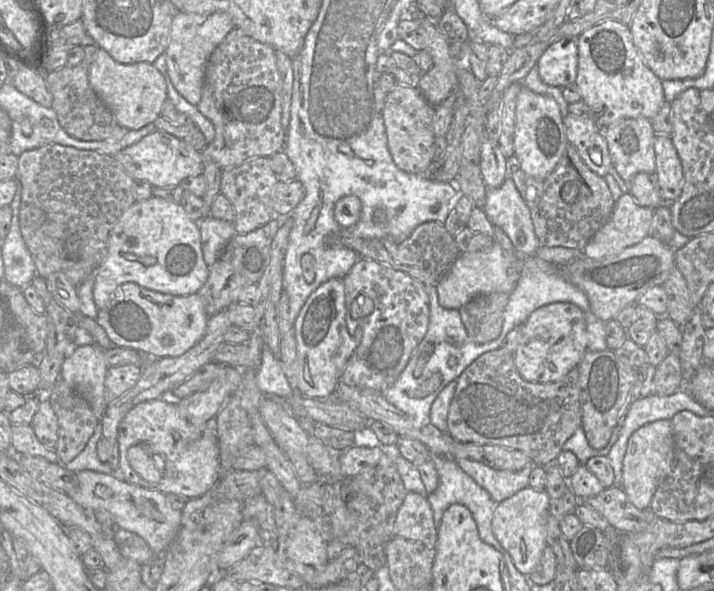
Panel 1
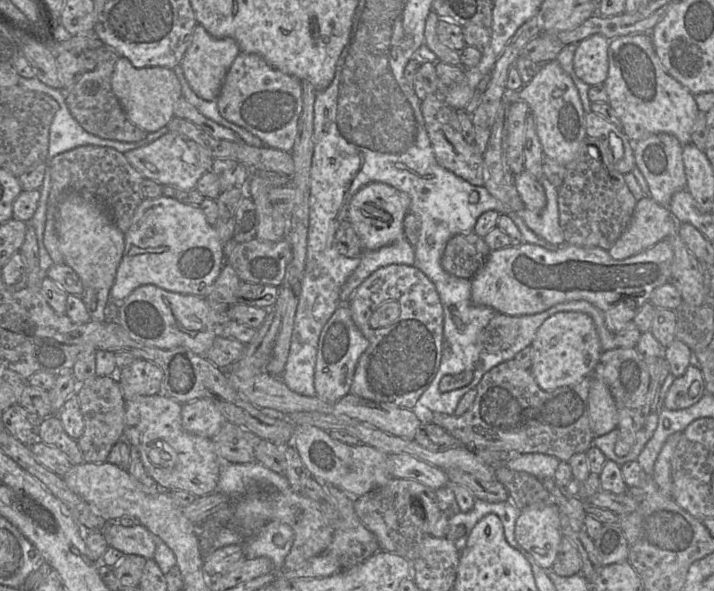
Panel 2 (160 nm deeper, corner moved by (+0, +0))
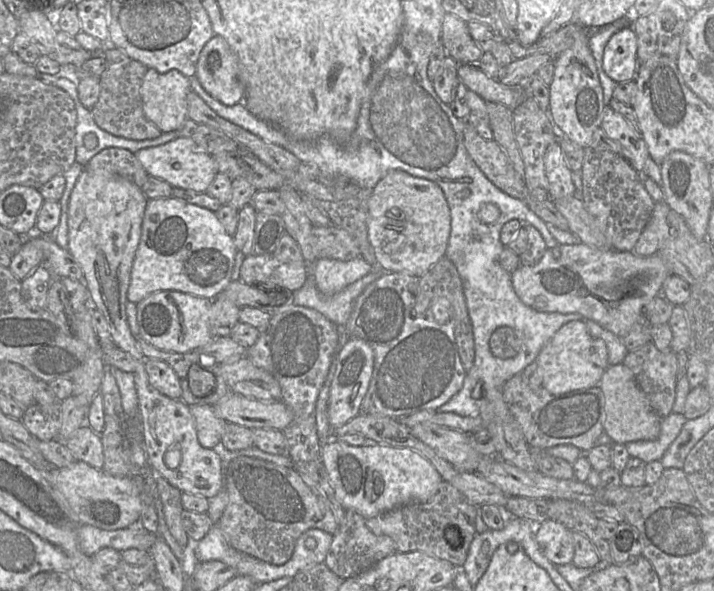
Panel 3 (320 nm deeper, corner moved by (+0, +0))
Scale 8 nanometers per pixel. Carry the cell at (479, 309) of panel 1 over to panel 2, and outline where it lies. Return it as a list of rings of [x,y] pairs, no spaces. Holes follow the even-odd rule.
[[[496,313],[479,334],[479,341],[486,352],[498,352],[513,345],[518,335],[515,316]]]

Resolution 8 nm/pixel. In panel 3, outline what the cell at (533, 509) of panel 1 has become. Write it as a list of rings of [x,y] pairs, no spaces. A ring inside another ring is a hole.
[[[547,519],[535,526],[535,538],[542,553],[555,565],[570,564],[574,557],[573,531]]]

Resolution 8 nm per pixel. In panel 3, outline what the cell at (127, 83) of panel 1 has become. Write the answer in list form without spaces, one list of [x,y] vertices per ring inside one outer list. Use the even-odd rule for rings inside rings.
[[[147,69],[140,94],[143,112],[162,133],[177,131],[188,120],[189,78],[177,70],[165,73]]]

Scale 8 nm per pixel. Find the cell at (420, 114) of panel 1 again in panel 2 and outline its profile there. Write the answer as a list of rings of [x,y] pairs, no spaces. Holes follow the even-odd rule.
[[[427,95],[421,100],[421,111],[427,134],[438,164],[475,186],[484,185],[483,156],[478,148],[468,143],[460,129],[458,112],[448,106],[442,97]]]

